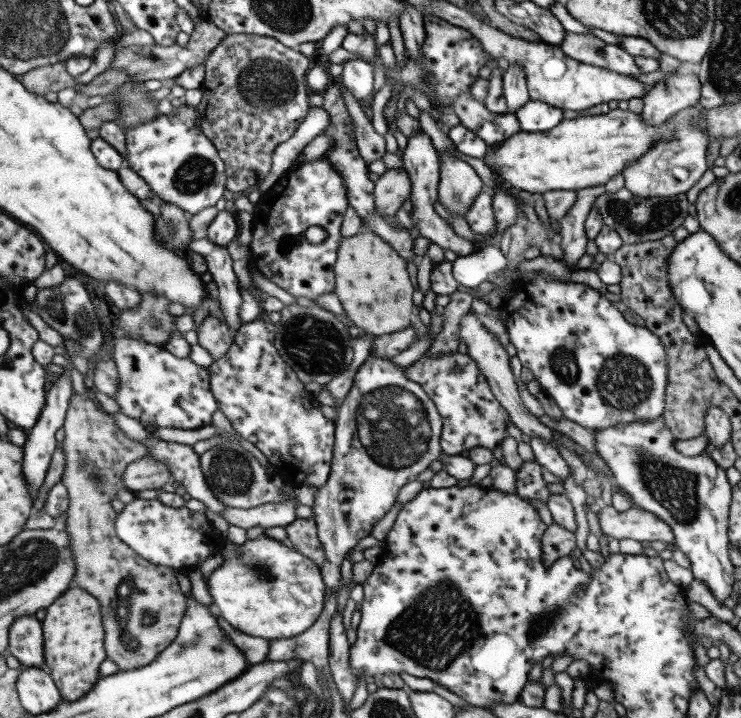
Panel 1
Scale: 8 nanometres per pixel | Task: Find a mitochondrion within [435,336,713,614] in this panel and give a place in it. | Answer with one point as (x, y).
(624, 383)

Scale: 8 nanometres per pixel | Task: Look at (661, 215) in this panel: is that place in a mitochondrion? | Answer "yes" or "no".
yes

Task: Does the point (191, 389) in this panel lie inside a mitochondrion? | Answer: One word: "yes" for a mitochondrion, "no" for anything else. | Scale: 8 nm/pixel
no

